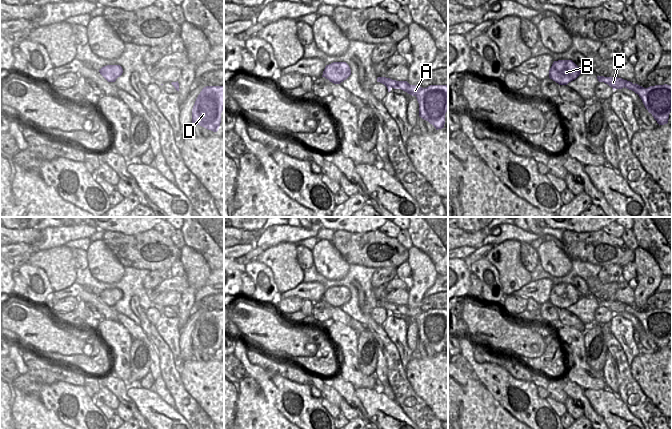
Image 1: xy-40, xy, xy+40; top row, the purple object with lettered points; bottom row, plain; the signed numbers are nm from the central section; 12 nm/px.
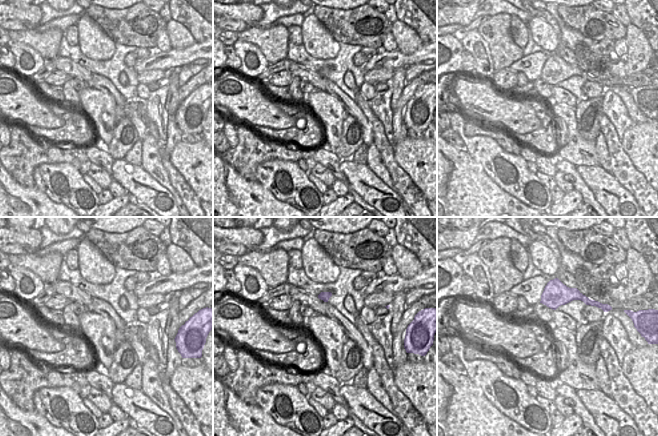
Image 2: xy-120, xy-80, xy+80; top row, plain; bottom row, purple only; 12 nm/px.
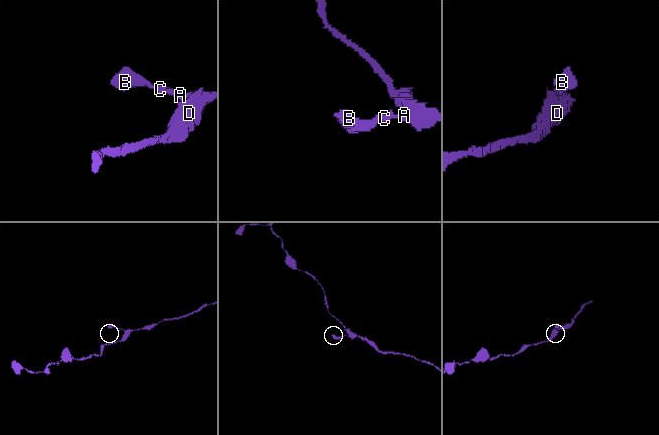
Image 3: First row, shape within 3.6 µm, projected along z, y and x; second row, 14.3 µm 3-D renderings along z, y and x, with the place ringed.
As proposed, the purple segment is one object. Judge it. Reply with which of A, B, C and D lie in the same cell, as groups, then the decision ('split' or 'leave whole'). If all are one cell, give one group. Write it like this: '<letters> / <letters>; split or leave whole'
A B C D; leave whole

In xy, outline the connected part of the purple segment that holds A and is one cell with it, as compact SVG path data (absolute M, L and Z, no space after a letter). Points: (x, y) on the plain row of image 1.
M378 301L377 306L384 308L388 316L390 316L392 312L401 313L415 320L419 327L419 341L432 348L436 354L444 352L445 338L448 335L448 309L430 309L422 312L419 309L410 309L407 305L396 305L386 301Z

